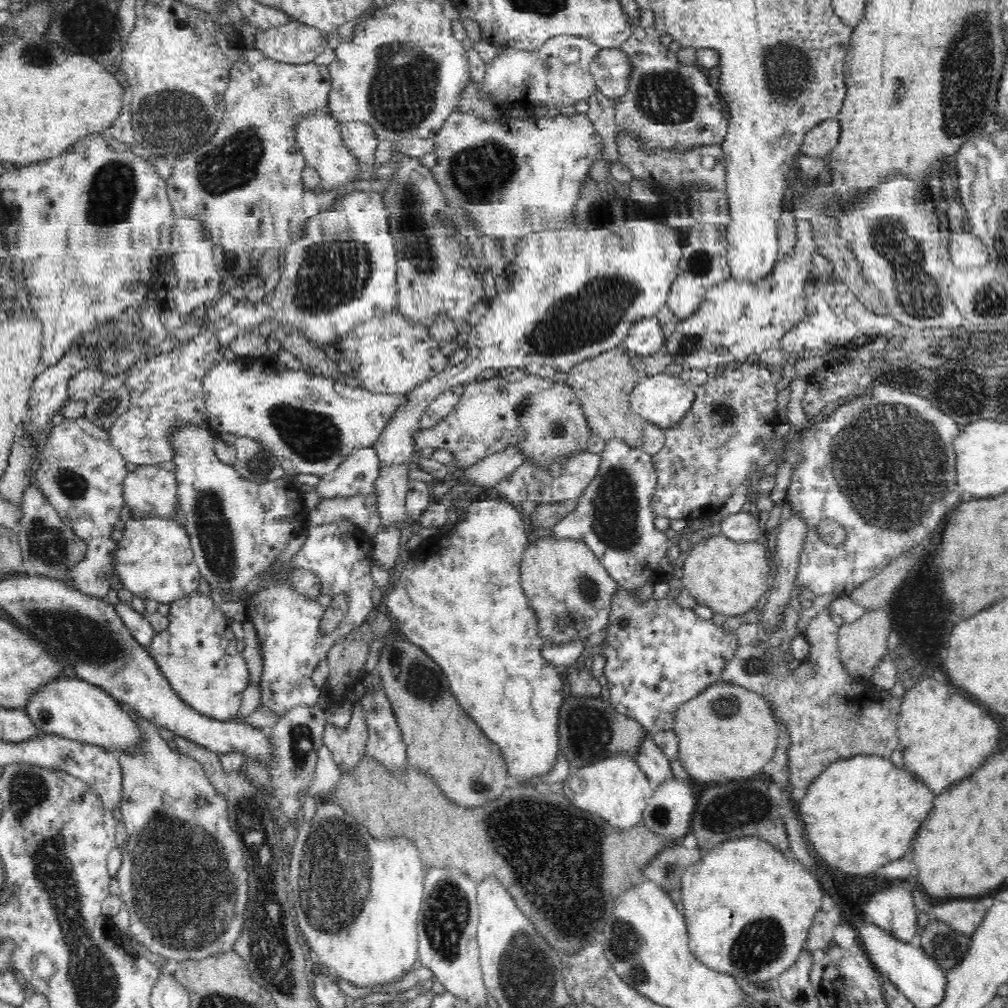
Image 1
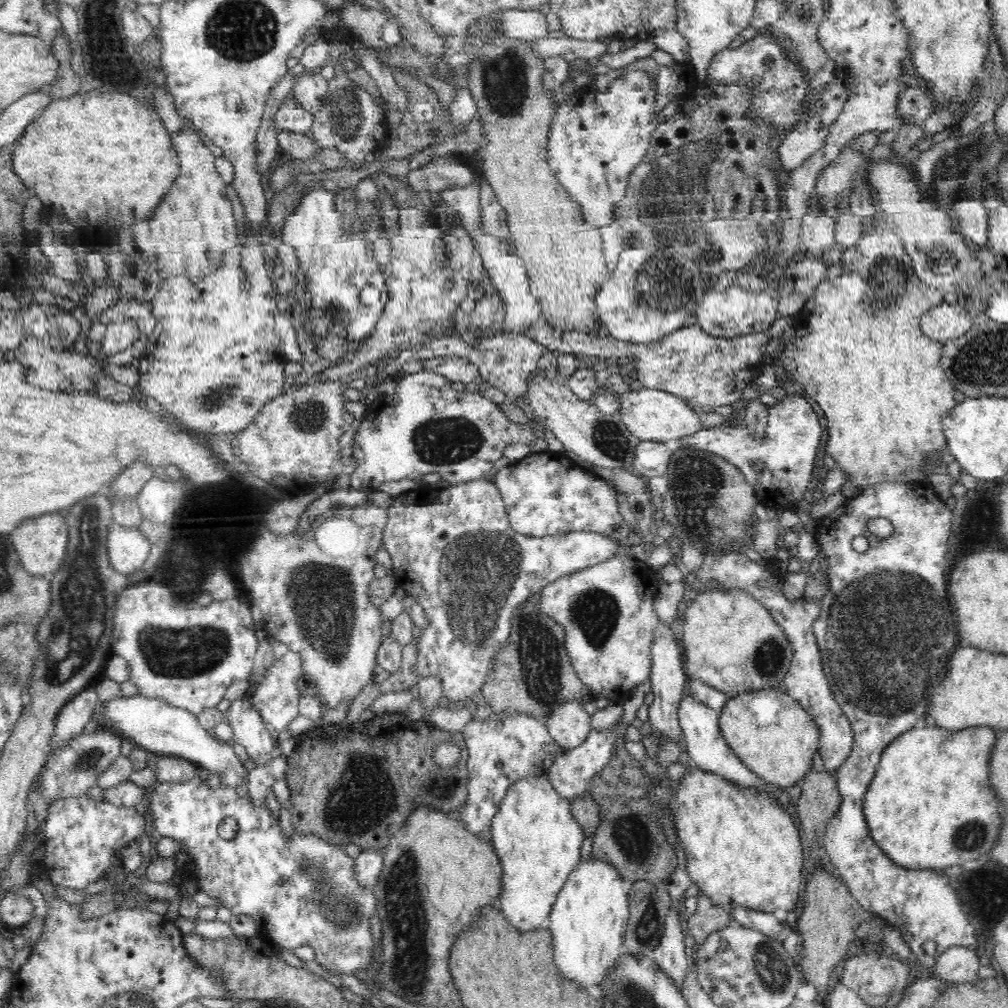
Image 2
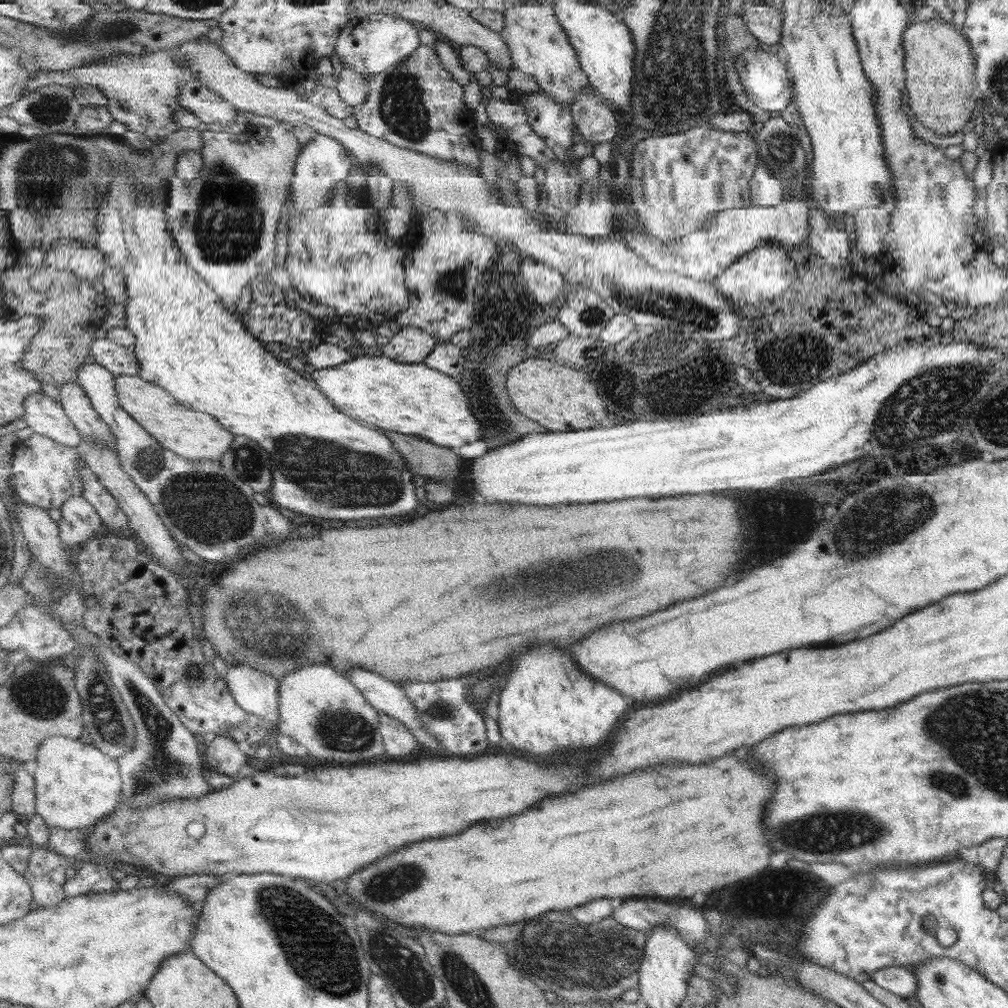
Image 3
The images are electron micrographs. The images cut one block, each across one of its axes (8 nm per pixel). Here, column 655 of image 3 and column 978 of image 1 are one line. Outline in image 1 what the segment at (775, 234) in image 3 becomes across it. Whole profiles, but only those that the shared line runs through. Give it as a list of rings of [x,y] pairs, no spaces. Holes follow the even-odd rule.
[[[972,230],[950,234],[949,253],[956,268],[978,268],[988,264],[988,251]]]

